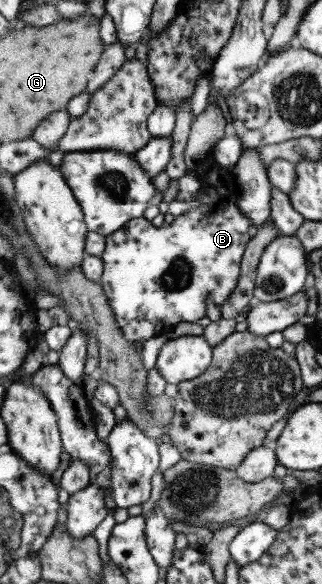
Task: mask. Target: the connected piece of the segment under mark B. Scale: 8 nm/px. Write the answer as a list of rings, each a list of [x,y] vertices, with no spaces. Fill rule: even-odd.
[[[213,152],[207,154],[194,170],[204,185],[204,195],[199,196],[202,205],[197,209],[175,216],[171,225],[166,227],[155,227],[151,220],[145,218],[132,219],[121,230],[106,237],[106,250],[102,257],[105,274],[101,285],[115,312],[118,326],[133,343],[143,343],[165,334],[177,323],[203,319],[207,315],[209,301],[222,307],[238,286],[242,255],[251,238],[250,223],[237,206],[237,186],[230,169],[220,168],[213,157]]]

